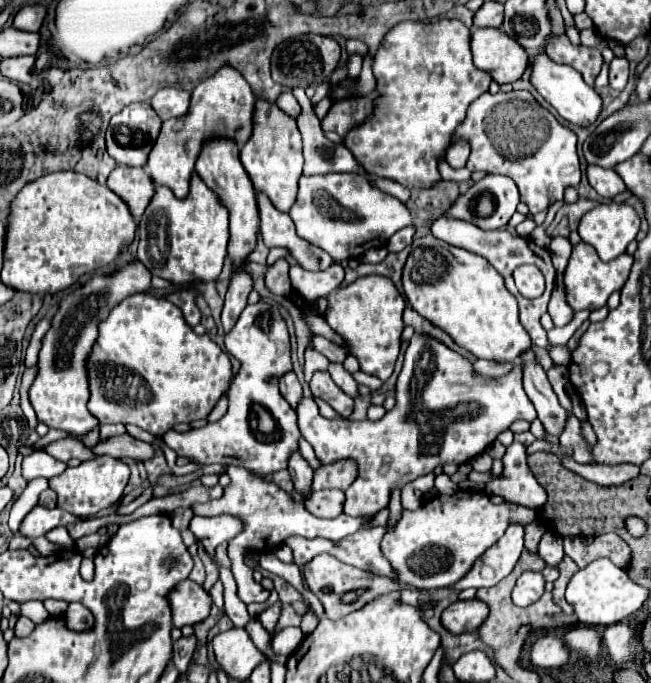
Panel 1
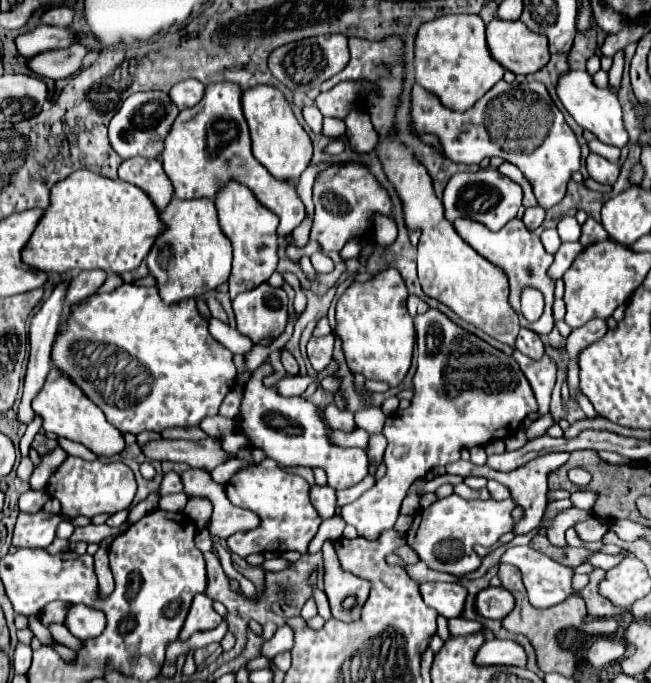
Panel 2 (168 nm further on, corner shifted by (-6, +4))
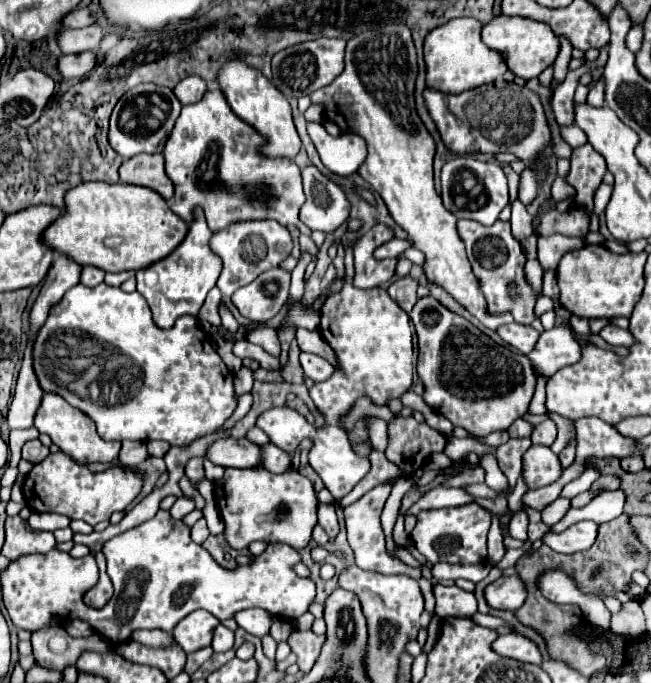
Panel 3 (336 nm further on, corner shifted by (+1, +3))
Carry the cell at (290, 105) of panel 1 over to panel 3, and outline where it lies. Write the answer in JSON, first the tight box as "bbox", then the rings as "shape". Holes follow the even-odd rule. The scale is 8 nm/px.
{"bbox":[306,121,367,177],"shape":[[[308,121],[306,129],[330,173],[345,177],[357,172],[364,163],[367,147],[360,135],[344,133],[340,137],[330,137],[323,125],[314,121]]]}

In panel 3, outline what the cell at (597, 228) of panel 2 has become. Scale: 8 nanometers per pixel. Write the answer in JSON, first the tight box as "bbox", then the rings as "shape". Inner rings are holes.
{"bbox":[566,143,606,215],"shape":[[[590,143],[584,147],[576,147],[570,159],[570,173],[566,181],[576,189],[576,205],[592,215],[594,209],[594,193],[602,183],[606,173],[606,161],[600,153],[592,149]]]}

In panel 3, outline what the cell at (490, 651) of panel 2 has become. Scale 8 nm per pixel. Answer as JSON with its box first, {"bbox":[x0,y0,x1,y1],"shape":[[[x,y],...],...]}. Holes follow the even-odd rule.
{"bbox":[492,633,542,665],"shape":[[[516,633],[500,635],[492,643],[492,651],[496,651],[502,657],[510,657],[510,659],[516,659],[516,661],[522,661],[522,663],[540,665],[540,661],[542,661],[538,647],[530,639],[526,639],[522,635],[516,635]]]}

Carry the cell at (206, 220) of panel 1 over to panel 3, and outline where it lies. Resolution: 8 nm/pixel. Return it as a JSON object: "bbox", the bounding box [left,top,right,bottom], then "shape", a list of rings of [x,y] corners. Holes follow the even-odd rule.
{"bbox":[136,207,222,327],"shape":[[[196,207],[192,211],[192,215],[194,215],[194,219],[188,223],[188,235],[184,237],[184,241],[170,255],[152,263],[152,269],[158,271],[158,283],[152,287],[146,287],[142,269],[136,271],[138,291],[148,301],[154,323],[158,327],[172,327],[172,323],[180,315],[198,315],[198,311],[206,299],[206,293],[216,285],[220,271],[222,271],[222,259],[216,253],[212,253],[212,249],[210,249],[212,231],[204,219],[204,211],[200,207]]]}

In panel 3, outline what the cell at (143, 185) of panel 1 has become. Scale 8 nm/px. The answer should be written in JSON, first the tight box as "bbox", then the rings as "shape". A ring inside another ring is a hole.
{"bbox":[118,153,174,201],"shape":[[[160,153],[130,157],[130,159],[122,161],[118,171],[120,171],[120,181],[154,189],[166,201],[170,201],[174,195],[174,187],[172,187],[172,183],[168,183],[168,179],[164,175],[164,159]]]}

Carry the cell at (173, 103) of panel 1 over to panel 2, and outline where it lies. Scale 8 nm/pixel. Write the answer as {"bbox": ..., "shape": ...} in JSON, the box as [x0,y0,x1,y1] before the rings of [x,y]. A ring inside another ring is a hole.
{"bbox":[169,80,205,110],"shape":[[[185,80],[185,82],[179,82],[171,88],[169,96],[171,100],[179,106],[179,110],[185,110],[185,108],[191,108],[195,106],[205,94],[205,86],[199,82],[199,80]]]}

